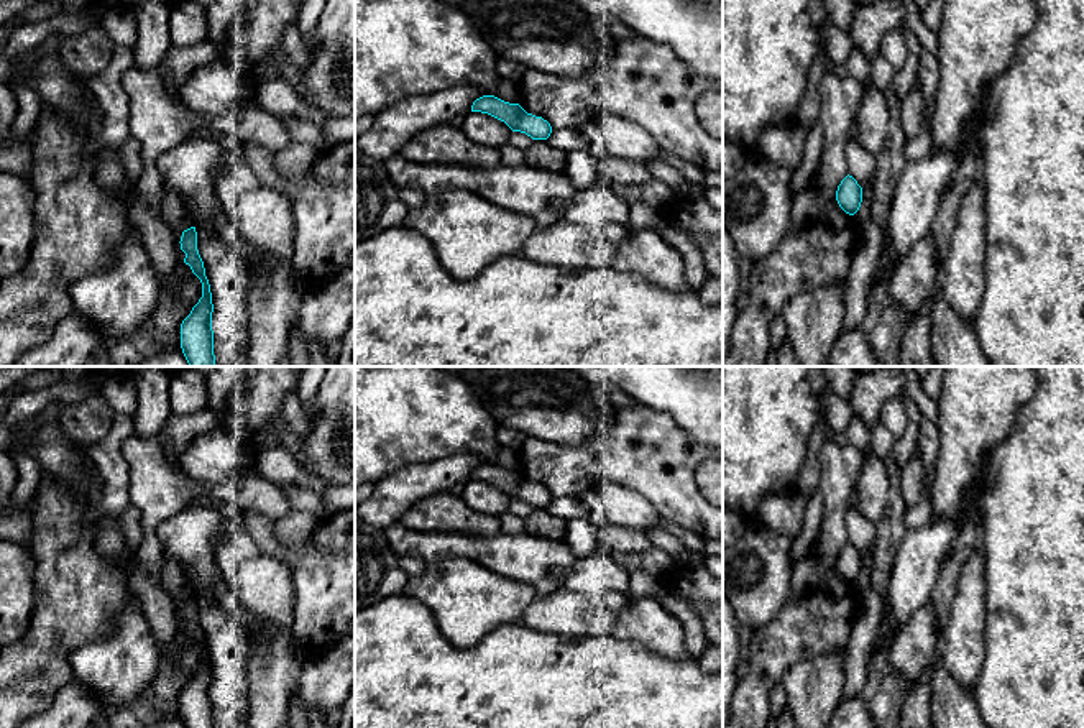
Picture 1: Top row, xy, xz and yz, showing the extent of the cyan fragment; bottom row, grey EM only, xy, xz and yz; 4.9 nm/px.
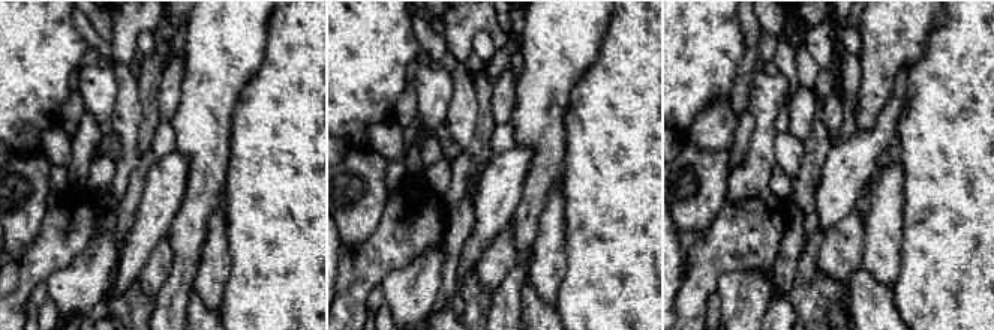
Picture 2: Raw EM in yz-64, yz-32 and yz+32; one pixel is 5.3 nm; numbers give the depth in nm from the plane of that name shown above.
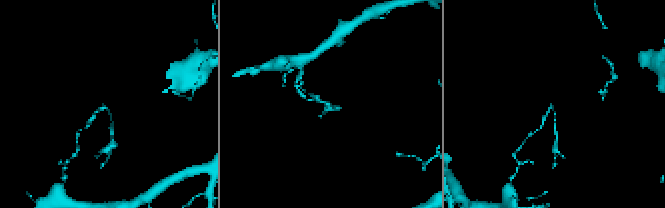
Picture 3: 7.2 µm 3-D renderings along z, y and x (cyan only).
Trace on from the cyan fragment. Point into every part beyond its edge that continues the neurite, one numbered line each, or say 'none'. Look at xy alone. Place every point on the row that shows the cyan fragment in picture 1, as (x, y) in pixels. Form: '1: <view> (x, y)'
none

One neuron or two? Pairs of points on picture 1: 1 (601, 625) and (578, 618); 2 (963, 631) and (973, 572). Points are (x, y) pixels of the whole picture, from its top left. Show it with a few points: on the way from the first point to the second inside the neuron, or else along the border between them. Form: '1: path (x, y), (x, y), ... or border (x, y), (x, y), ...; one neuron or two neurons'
1: path (597, 622), (583, 618); one neuron
2: path (968, 617), (971, 587); one neuron

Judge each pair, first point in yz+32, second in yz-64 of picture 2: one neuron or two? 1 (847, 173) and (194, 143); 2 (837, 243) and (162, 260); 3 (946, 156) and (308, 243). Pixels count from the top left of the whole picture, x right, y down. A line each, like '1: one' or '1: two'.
1: two
2: one
3: one

